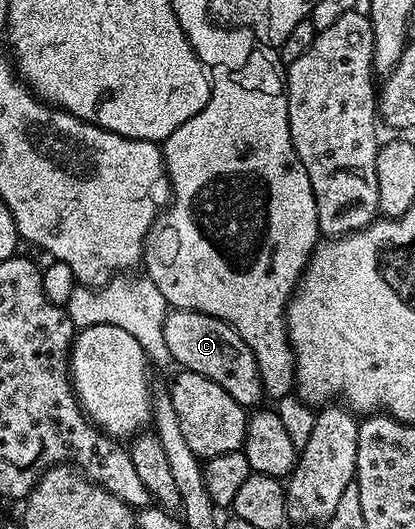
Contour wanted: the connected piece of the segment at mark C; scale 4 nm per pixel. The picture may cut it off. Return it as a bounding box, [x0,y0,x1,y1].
[162,308,265,410]

